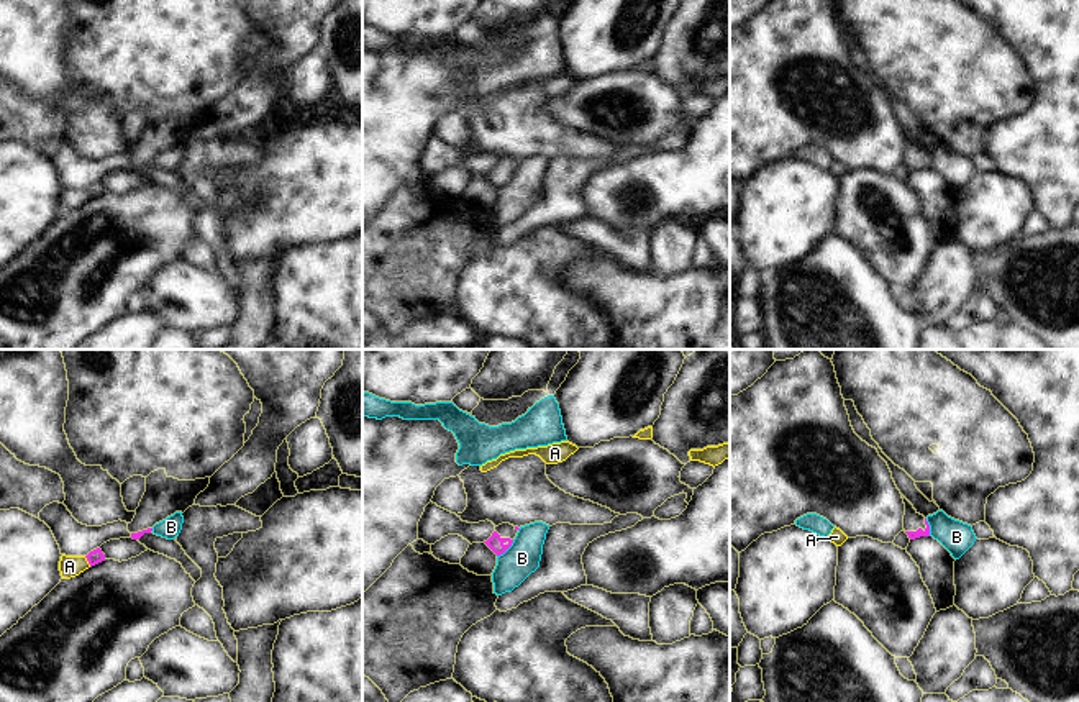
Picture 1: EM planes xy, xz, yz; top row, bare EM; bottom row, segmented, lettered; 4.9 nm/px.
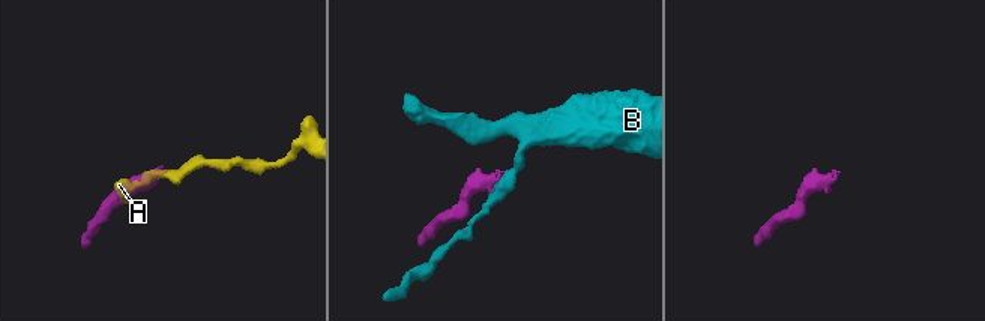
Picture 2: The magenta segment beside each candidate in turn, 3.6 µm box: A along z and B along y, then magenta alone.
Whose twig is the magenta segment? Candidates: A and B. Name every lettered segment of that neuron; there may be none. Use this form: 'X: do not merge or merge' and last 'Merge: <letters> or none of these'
A: do not merge
B: do not merge
Merge: none of these

